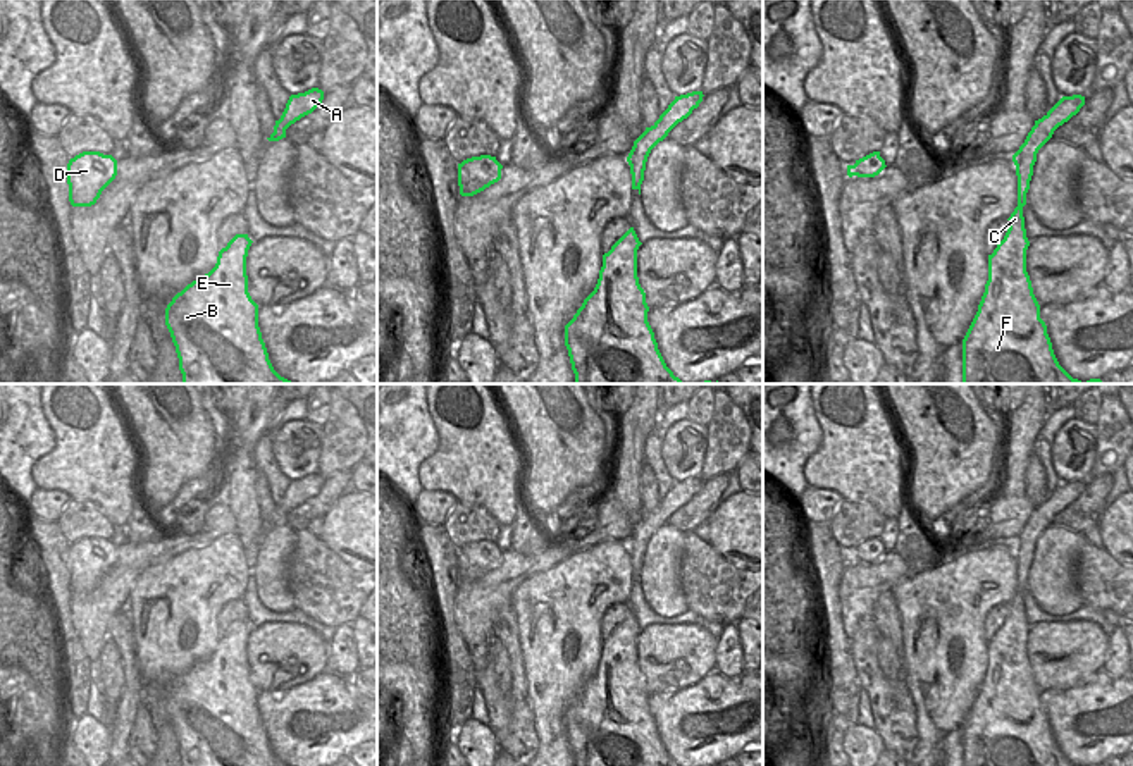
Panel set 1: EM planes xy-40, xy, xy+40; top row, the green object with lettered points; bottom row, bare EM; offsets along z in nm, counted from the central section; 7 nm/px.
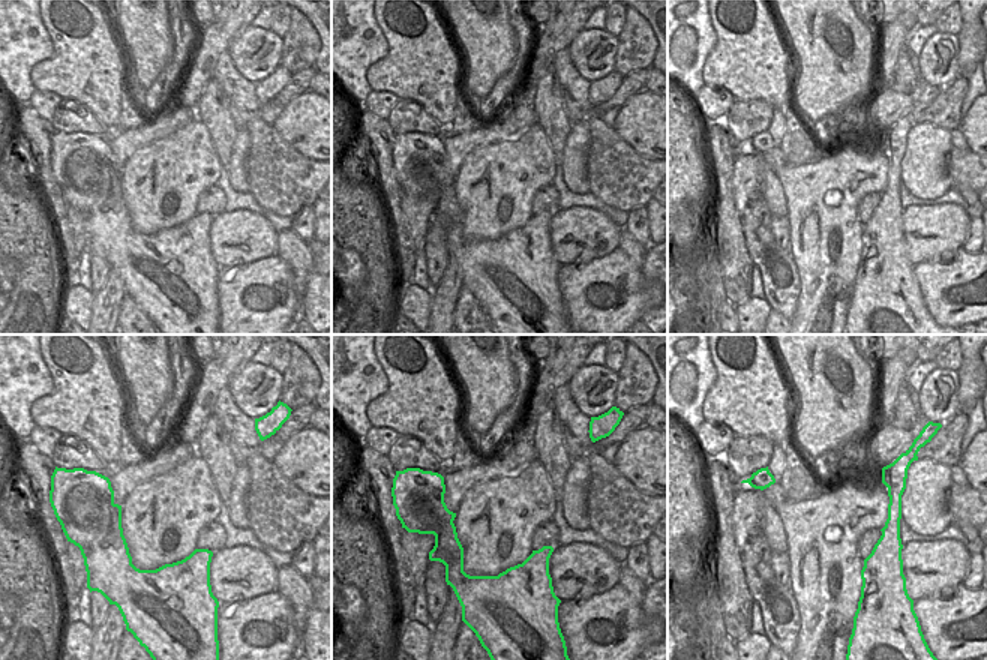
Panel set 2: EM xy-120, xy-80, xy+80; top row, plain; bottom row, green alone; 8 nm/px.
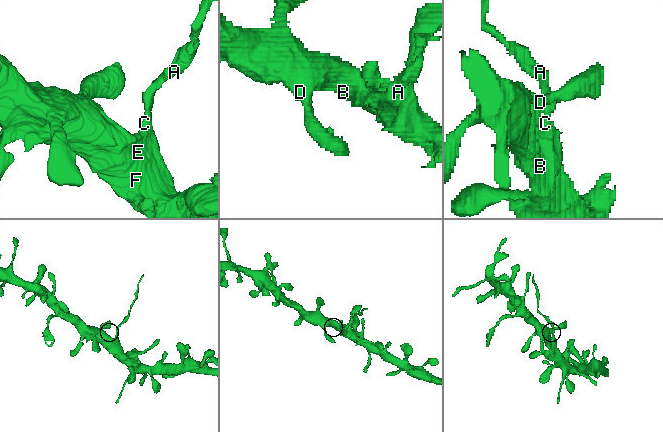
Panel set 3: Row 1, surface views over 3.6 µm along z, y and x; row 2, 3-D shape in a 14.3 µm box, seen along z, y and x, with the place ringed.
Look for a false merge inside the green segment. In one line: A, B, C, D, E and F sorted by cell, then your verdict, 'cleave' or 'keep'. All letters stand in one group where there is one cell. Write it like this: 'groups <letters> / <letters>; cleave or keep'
groups A / B C D E F; cleave

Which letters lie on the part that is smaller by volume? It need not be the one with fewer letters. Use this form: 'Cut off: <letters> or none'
Cut off: A

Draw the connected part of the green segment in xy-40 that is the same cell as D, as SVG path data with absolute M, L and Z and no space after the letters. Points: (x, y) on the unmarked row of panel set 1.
M83 537L67 549L69 587L72 592L91 592L115 565L117 546L100 537Z

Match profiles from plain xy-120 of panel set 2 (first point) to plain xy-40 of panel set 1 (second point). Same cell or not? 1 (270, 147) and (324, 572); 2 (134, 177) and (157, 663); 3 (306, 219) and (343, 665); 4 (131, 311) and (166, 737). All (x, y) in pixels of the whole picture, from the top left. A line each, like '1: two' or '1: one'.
1: one
2: one
3: one
4: two

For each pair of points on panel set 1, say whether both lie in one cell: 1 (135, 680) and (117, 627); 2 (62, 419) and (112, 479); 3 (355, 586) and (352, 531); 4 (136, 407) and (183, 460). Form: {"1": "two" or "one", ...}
{"1": "one", "2": "one", "3": "two", "4": "one"}

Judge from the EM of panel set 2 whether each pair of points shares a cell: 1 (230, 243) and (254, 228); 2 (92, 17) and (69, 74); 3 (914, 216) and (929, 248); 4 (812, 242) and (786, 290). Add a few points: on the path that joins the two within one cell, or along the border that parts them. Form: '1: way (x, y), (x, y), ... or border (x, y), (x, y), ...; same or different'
1: way (236, 239), (248, 234); same
2: way (84, 30), (83, 60); same
3: way (923, 225), (939, 236), (936, 239); same
4: border (788, 251), (800, 284), (797, 306); different

